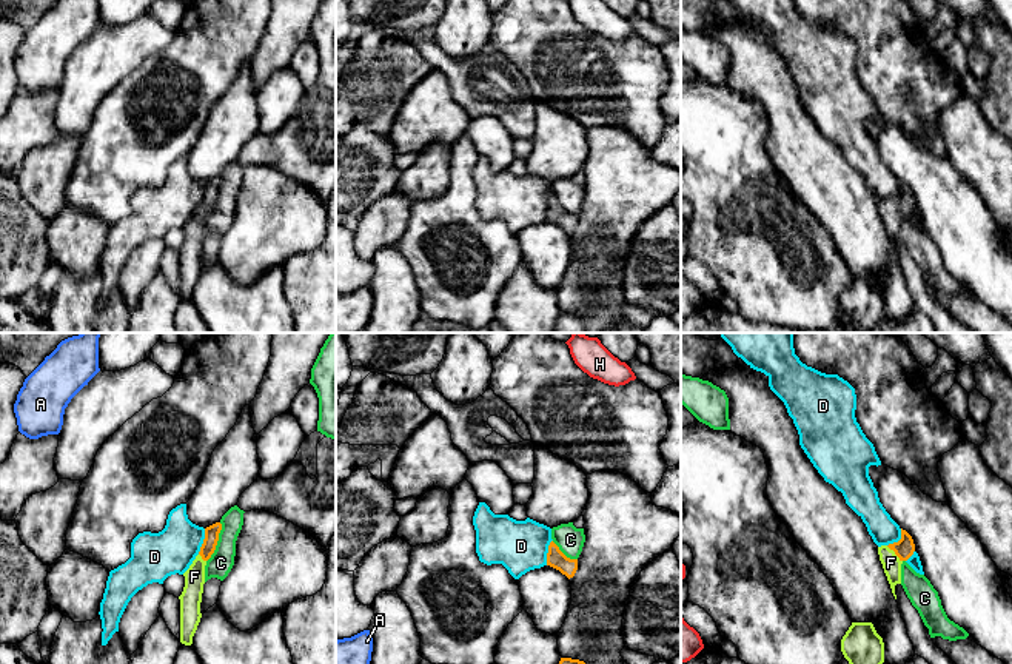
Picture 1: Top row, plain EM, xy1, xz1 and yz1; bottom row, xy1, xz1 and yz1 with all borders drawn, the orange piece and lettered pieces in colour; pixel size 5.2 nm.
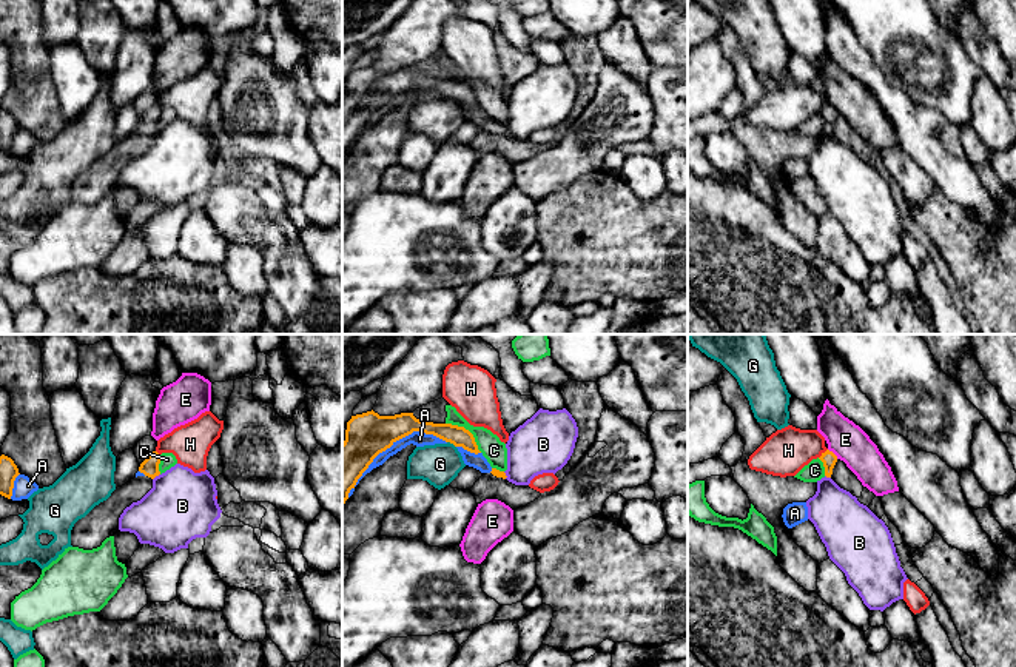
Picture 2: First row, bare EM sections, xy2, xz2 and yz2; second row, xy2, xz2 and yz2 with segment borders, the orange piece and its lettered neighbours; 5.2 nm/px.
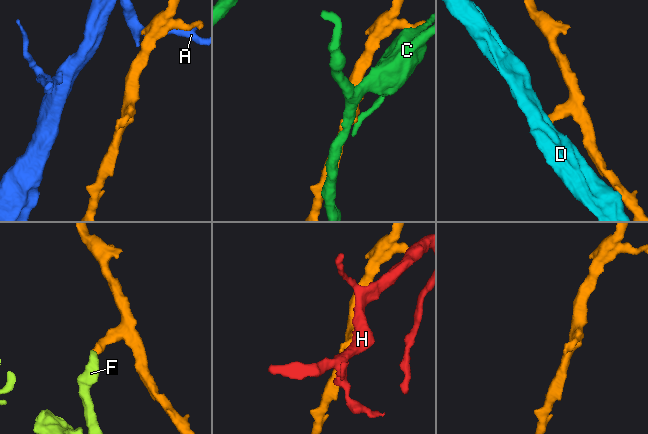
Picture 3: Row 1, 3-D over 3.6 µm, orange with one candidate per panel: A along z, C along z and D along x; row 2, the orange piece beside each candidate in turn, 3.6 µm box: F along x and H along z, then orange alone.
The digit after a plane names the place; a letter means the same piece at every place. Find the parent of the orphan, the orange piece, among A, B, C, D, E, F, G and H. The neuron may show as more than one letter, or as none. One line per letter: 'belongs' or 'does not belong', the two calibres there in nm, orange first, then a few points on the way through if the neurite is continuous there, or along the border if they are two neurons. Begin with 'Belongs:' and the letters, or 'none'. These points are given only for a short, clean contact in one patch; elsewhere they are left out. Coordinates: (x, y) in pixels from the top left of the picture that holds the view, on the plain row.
Belongs: F
A: does not belong | 240/80 nm
B: does not belong | 100/360 nm | along xy2 (159, 128), (153, 134)
C: does not belong | 100/120 nm
D: does not belong | 80/240 nm | along xy1 (205, 184), (205, 193), (197, 208)
E: does not belong | 80/190 nm | along yz2 (828, 103), (837, 113)
F: belongs | 100/100 nm | across yz1 (904, 202), (895, 208), (891, 217)
G: does not belong | 100/220 nm
H: does not belong | 80/240 nm | along yz2 (827, 103), (819, 113)

